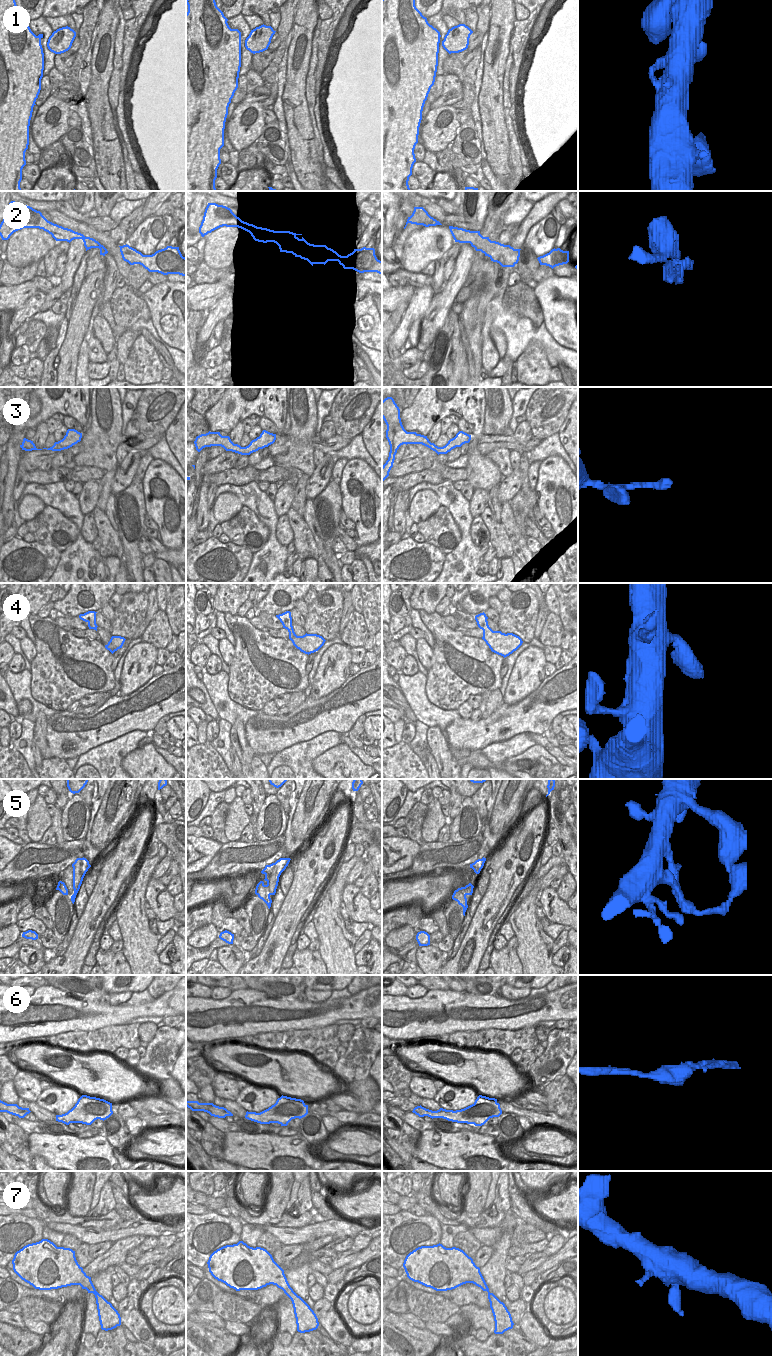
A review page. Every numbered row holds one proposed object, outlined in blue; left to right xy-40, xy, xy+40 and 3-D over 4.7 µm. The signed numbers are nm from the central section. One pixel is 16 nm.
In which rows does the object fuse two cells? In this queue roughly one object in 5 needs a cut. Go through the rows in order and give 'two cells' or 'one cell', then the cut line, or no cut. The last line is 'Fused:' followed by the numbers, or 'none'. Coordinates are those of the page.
1: one cell; no cut
2: one cell; no cut
3: one cell; no cut
4: one cell; no cut
5: one cell; no cut
6: one cell; no cut
7: one cell; no cut
Fused: none

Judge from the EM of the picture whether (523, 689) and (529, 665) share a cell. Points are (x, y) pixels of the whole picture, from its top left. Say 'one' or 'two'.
one

